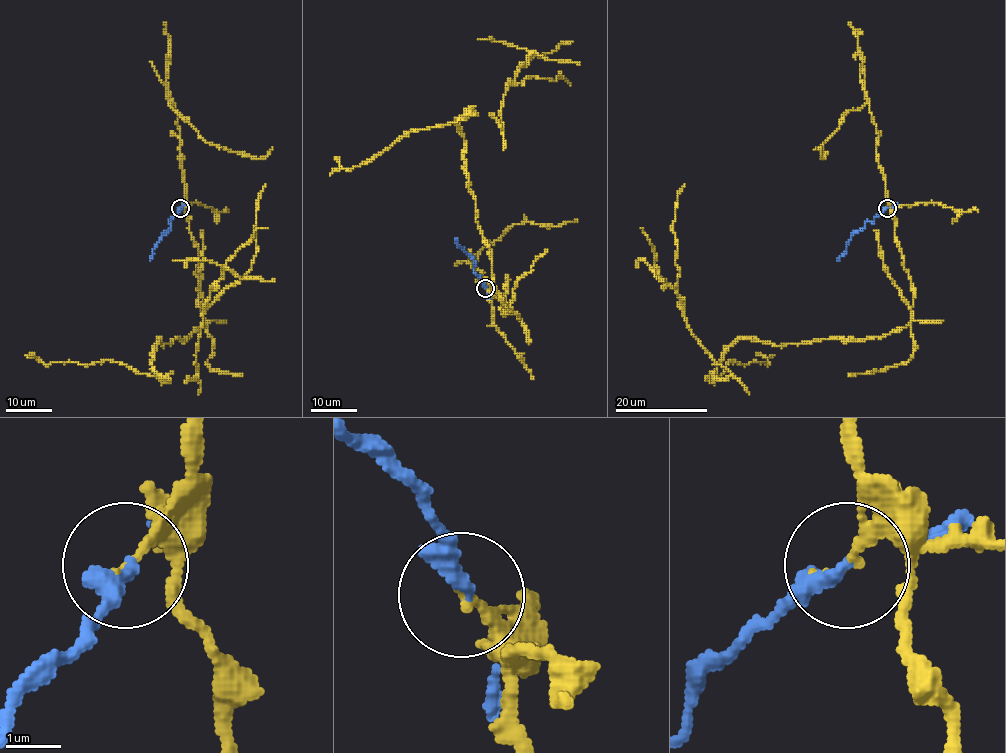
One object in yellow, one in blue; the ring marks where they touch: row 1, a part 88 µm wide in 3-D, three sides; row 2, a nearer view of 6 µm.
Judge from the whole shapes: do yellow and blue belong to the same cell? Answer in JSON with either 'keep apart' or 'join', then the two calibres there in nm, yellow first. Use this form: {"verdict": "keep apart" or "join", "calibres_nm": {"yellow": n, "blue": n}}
{"verdict": "keep apart", "calibres_nm": {"yellow": 190, "blue": 280}}

